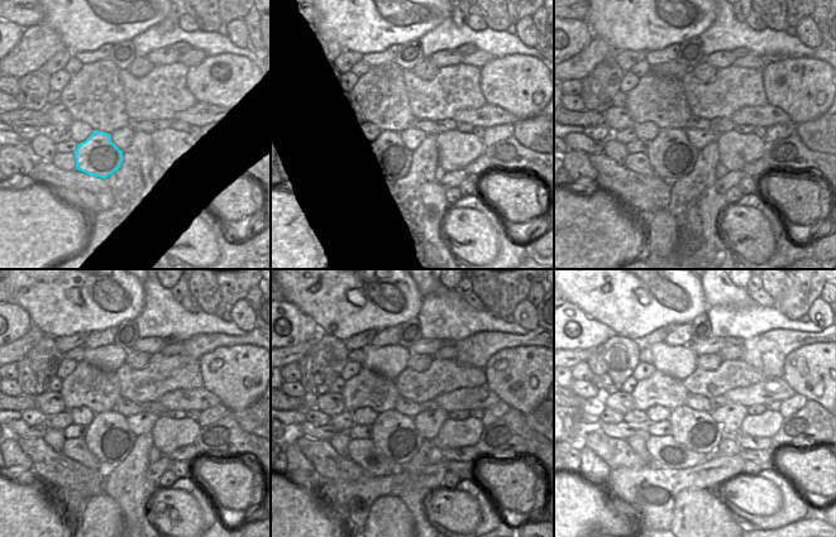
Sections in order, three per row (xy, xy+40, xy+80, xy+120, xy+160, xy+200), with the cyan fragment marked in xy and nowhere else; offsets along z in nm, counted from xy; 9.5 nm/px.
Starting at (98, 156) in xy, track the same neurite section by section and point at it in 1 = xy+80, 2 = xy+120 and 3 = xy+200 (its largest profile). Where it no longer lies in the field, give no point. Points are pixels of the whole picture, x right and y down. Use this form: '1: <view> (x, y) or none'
1: xy+80 (670, 156)
2: xy+120 (108, 437)
3: xy+200 (700, 431)

